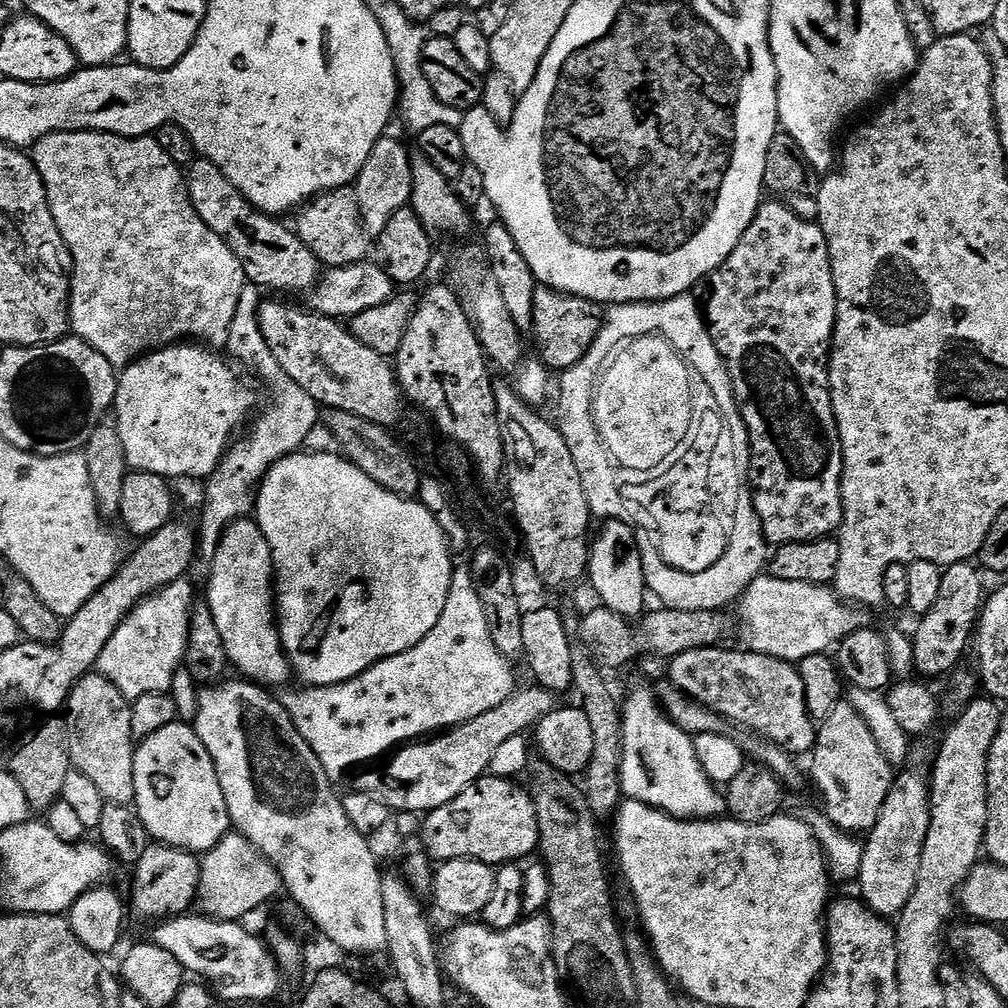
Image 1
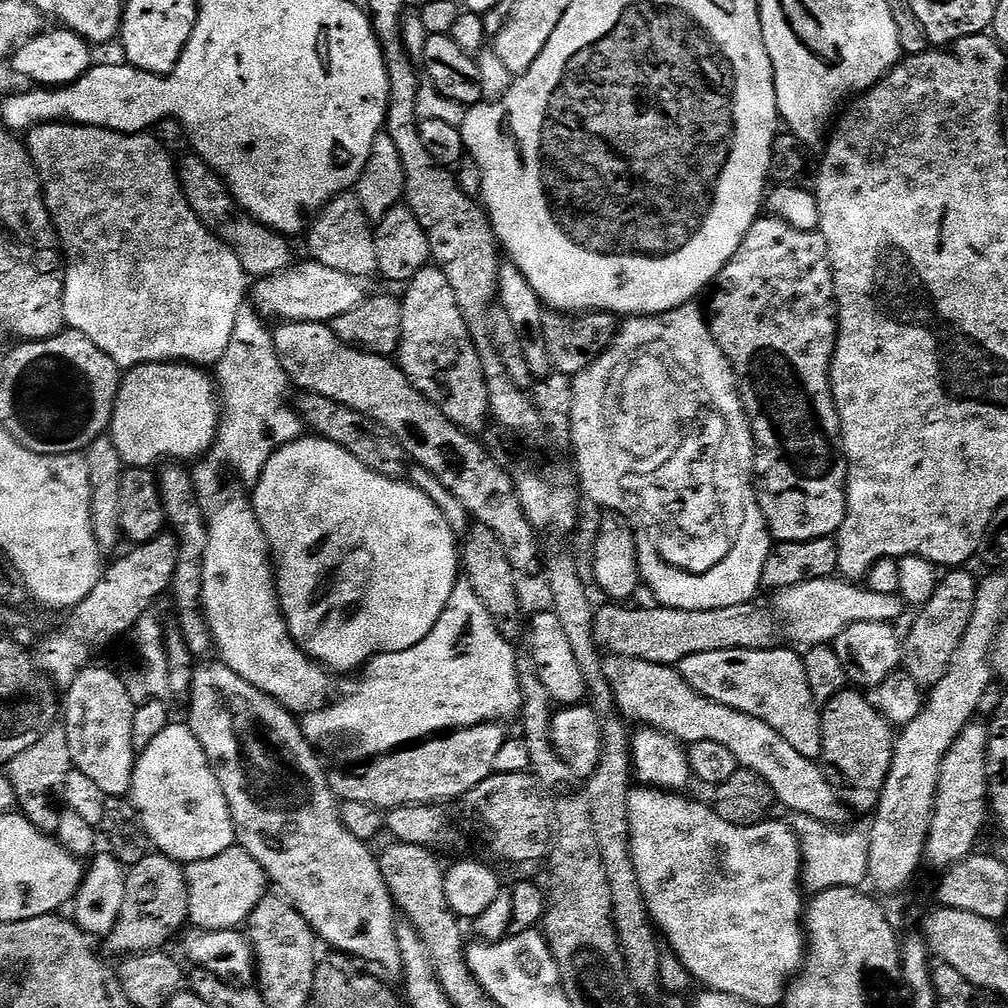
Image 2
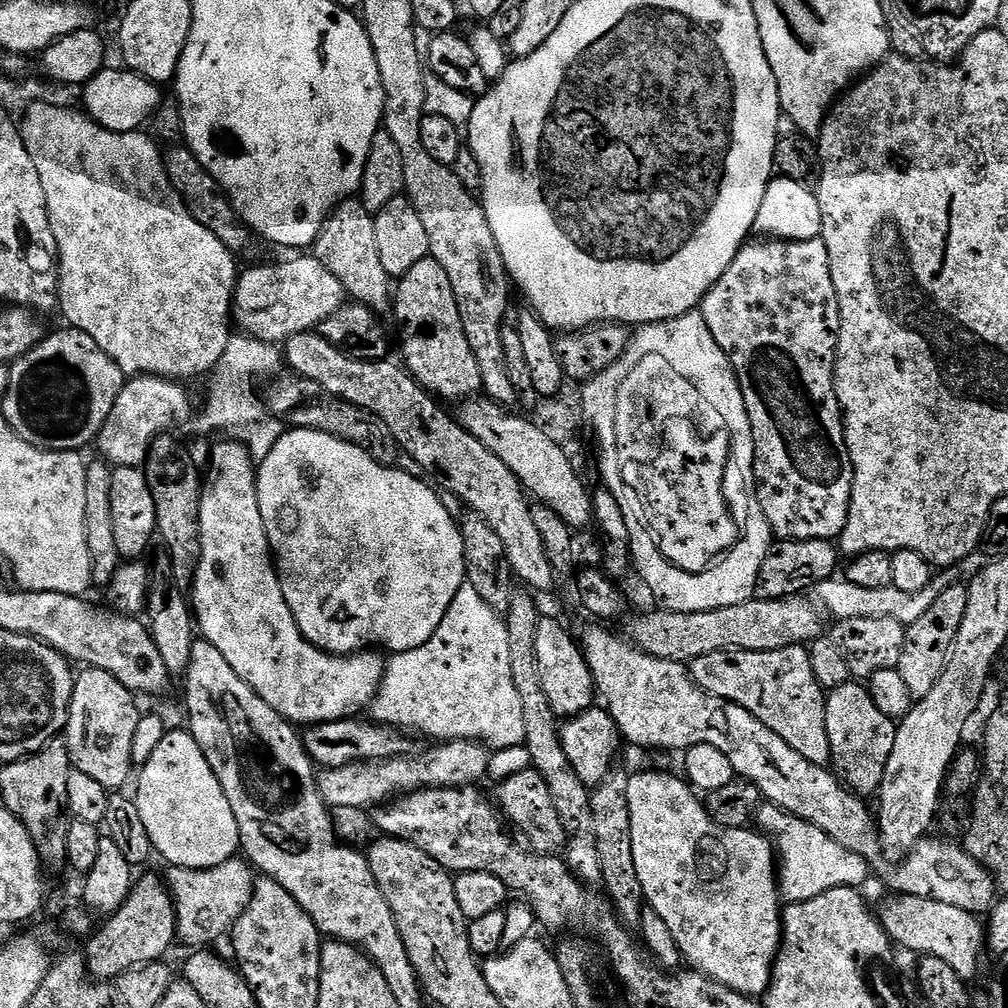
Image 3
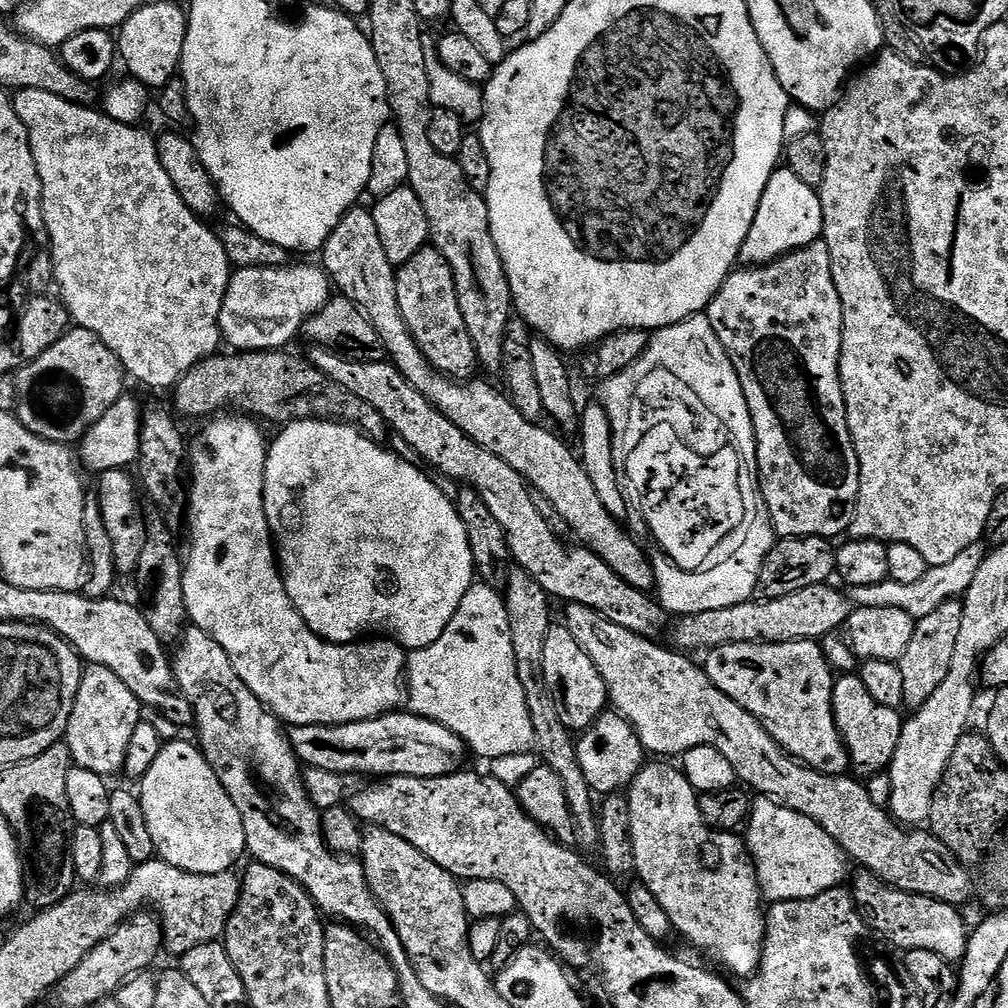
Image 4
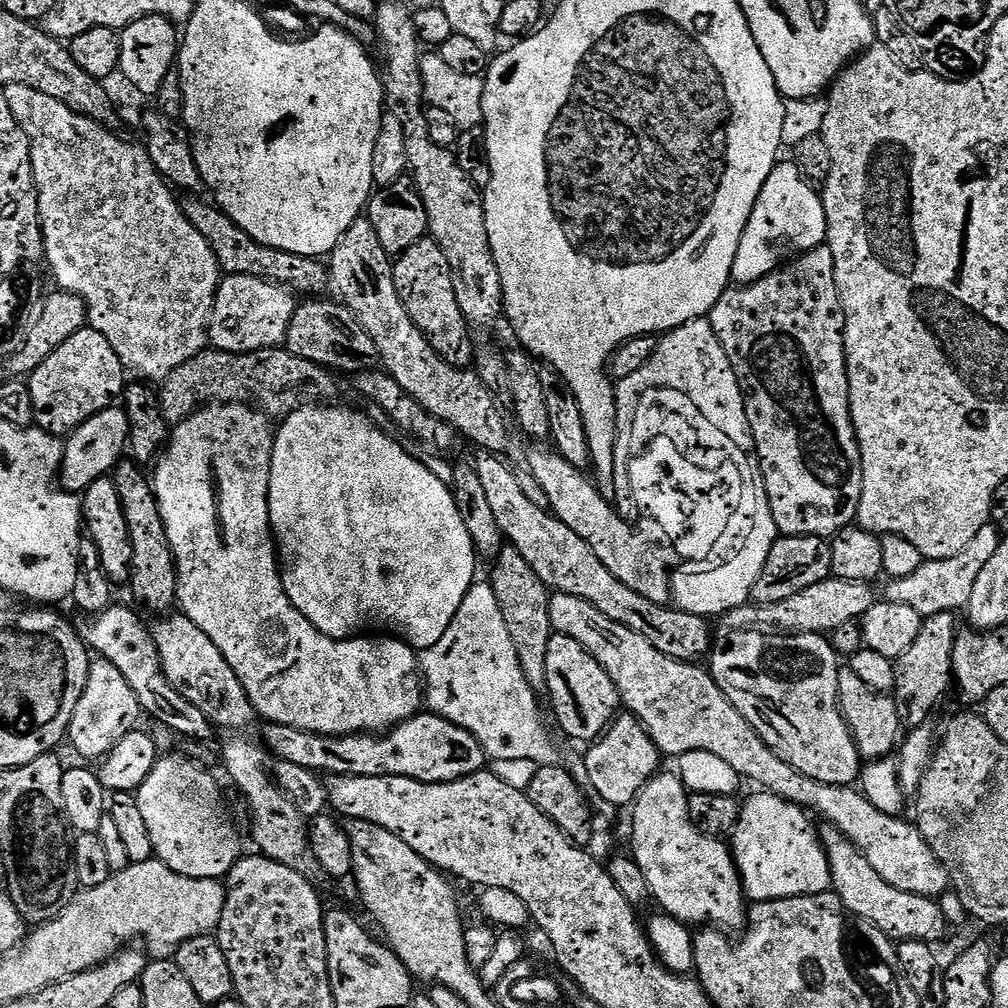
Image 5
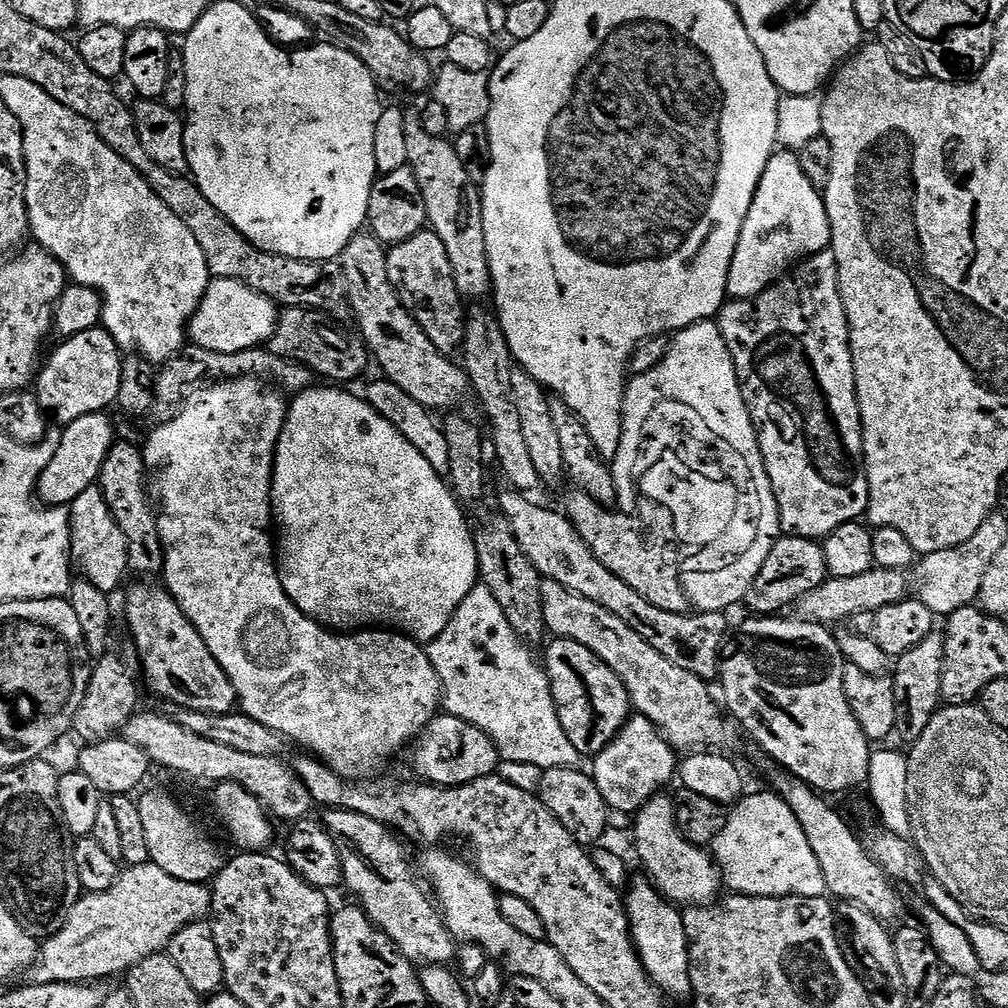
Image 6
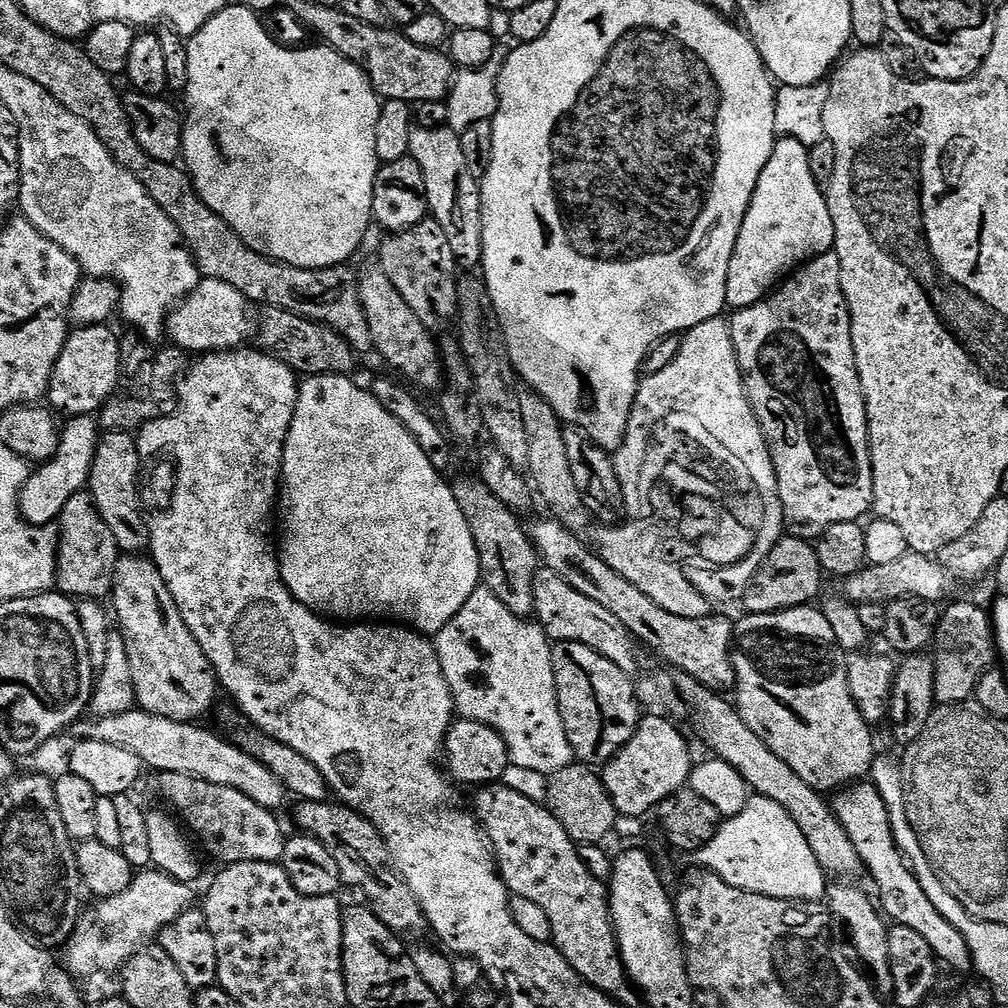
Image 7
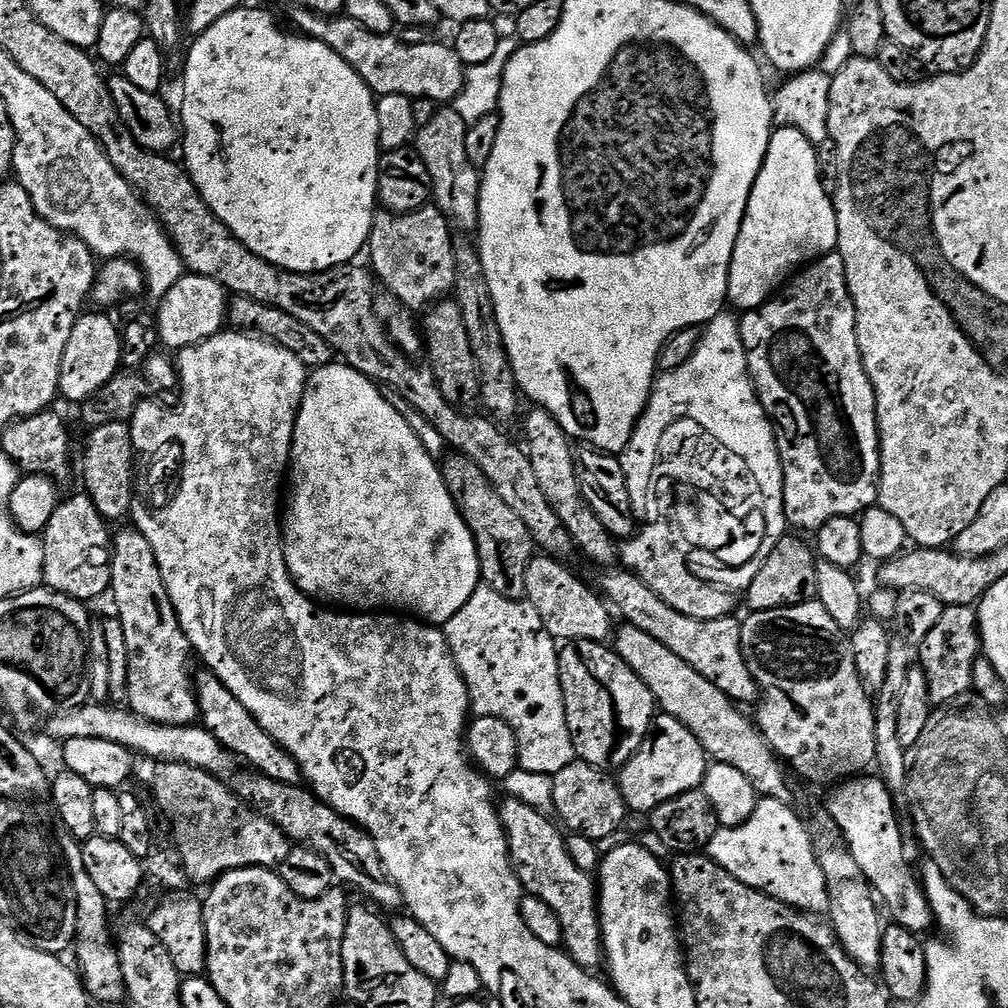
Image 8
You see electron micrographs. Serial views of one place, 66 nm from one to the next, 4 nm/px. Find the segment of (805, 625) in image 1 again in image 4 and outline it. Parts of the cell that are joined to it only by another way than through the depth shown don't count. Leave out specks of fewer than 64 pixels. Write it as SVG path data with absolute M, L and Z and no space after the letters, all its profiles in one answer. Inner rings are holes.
M978 543L962 550L962 554L958 554L958 558L953 558L951 562L946 562L946 566L929 568L926 574L922 574L921 581L910 582L910 586L886 579L878 582L878 586L858 586L851 589L850 599L853 605L861 608L892 606L894 610L906 610L906 614L921 620L926 618L926 614L932 613L937 606L942 606L942 602L961 599L968 593L970 582L974 582L974 574L978 574L978 566L982 566L985 555L985 545Z

